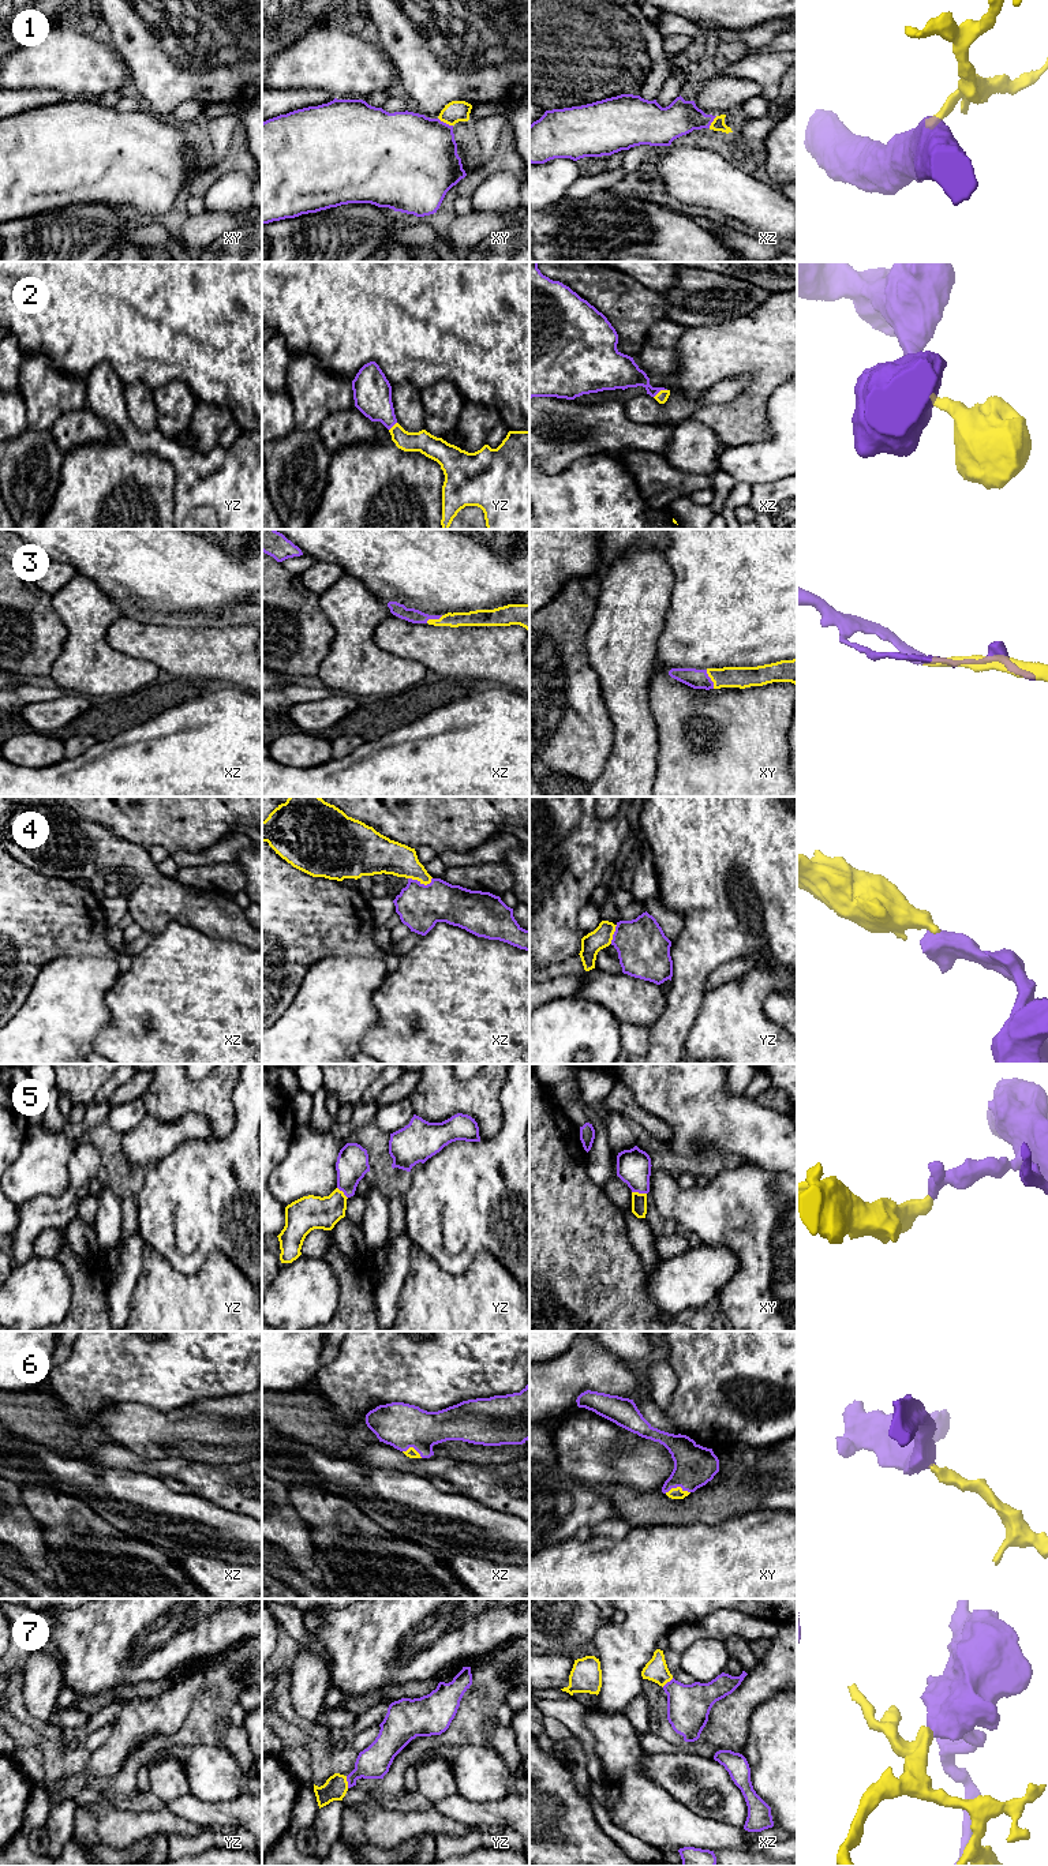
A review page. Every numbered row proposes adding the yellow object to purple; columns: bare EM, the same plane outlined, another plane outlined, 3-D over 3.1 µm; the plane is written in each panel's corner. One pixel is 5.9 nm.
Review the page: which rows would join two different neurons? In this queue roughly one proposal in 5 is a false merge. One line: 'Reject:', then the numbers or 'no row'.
Reject: 1

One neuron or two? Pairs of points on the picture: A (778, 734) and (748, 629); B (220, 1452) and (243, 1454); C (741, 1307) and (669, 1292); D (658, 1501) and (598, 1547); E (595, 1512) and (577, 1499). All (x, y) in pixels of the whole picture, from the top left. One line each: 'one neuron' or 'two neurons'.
A: two neurons
B: one neuron
C: two neurons
D: two neurons
E: one neuron

